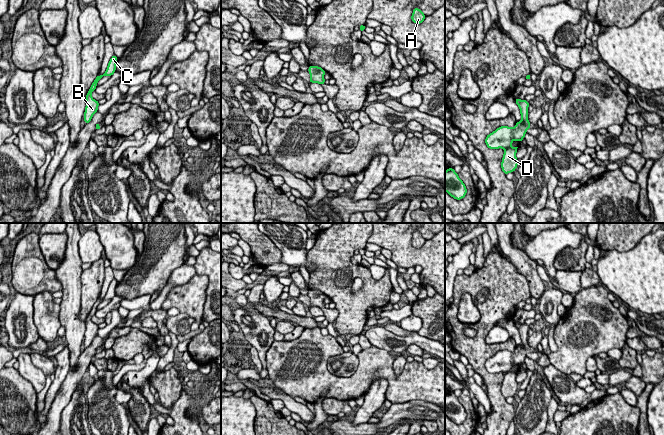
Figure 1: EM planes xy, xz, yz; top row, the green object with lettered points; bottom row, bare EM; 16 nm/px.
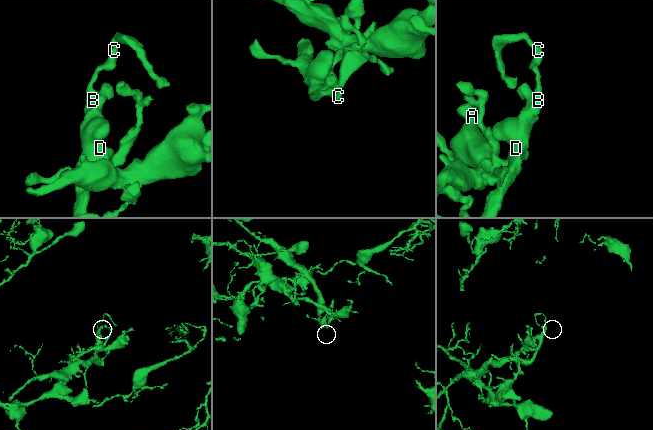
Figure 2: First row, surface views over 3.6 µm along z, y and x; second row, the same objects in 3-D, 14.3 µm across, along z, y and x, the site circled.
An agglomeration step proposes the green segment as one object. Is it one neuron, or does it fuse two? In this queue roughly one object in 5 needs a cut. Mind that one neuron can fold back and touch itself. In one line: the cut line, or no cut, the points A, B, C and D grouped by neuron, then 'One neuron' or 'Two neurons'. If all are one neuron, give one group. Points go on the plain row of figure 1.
No split. Groups: A B C D. One neuron

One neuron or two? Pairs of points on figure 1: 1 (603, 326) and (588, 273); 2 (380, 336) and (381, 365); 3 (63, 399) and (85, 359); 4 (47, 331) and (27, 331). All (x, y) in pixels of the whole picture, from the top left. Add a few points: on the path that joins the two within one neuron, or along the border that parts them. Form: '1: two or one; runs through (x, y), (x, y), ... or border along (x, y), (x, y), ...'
1: two; border along (595, 285), (582, 289)
2: two; border along (372, 345), (388, 351)
3: one; runs through (67, 389), (72, 378), (80, 369)
4: two; border along (33, 308), (33, 323), (40, 337)

